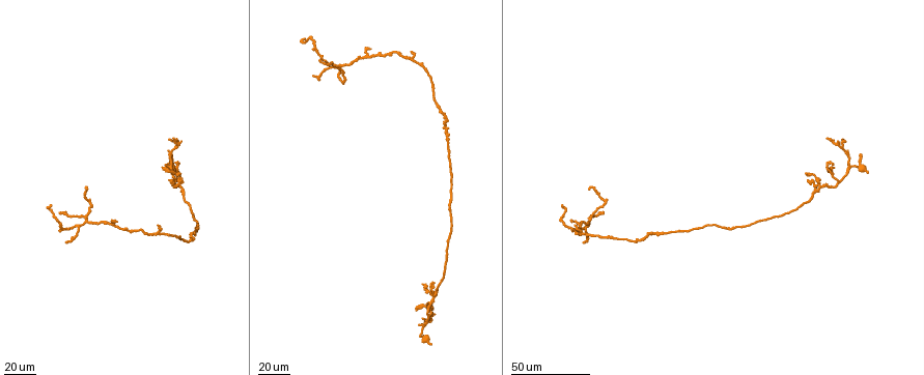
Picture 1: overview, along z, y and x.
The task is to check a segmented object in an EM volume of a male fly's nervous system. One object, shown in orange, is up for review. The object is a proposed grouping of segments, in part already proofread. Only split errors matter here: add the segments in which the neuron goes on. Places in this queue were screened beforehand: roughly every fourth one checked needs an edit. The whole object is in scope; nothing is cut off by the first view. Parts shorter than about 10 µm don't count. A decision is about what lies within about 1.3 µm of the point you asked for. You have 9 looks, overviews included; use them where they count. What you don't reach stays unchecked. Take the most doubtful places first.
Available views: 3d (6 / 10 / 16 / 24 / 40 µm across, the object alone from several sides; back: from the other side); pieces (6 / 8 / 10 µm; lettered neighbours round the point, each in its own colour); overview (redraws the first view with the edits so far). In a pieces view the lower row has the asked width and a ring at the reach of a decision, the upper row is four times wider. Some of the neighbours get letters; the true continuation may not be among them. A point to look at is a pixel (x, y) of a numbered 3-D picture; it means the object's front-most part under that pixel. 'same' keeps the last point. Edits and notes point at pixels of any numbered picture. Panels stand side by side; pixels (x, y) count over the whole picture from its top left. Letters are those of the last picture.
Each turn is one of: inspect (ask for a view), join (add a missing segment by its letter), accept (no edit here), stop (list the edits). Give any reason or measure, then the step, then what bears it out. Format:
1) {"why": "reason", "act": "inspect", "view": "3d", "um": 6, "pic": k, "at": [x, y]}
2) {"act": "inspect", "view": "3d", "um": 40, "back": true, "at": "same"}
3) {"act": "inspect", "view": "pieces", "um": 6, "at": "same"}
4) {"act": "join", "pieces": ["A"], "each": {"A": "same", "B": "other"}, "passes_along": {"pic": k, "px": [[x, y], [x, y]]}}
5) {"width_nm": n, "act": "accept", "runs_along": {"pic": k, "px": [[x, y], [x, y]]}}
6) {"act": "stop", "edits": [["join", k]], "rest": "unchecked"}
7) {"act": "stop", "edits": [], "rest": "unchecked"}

{"why": "an open end", "act": "inspect", "view": "3d", "um": 40, "pic": 1, "at": [418, 323]}

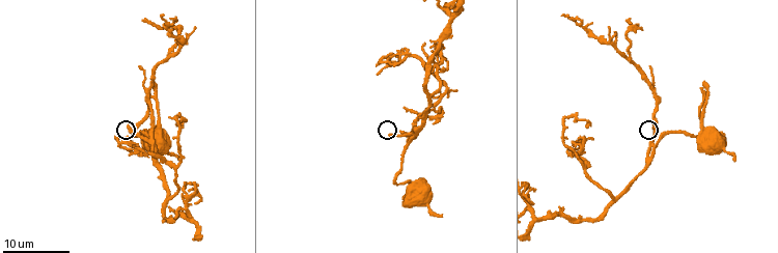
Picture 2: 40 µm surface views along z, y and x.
{"why": "closer look", "act": "inspect", "view": "3d", "um": 6, "pic": 2, "at": [128, 124]}

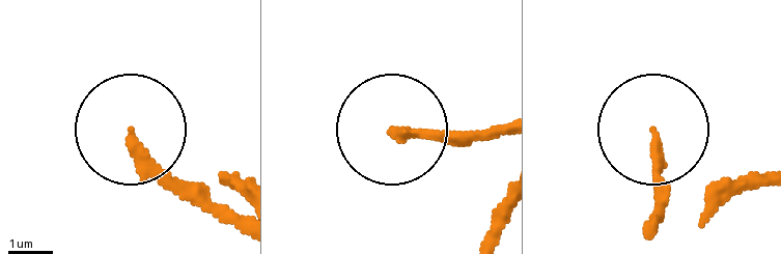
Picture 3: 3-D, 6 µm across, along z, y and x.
{"why": "see the neighbours", "act": "inspect", "view": "pieces", "um": 8, "pic": 3, "at": [134, 133]}

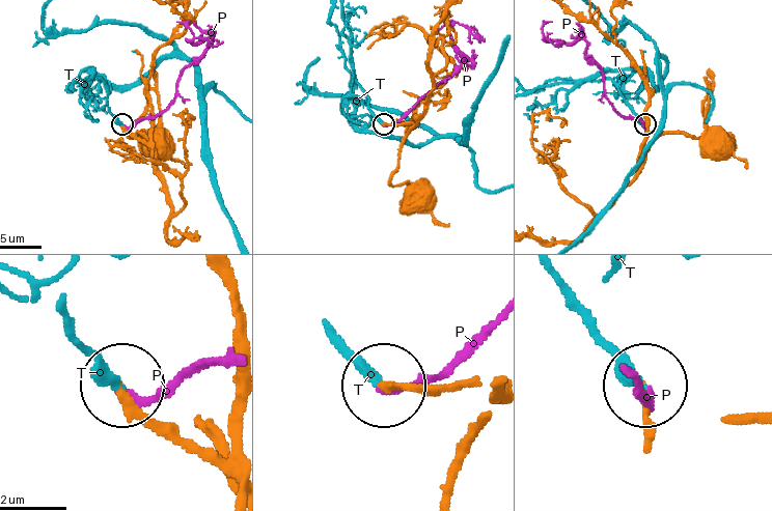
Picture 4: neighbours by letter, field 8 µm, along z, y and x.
{"act": "accept", "each": {"P": "other", "T": "other"}, "runs_along": {"pic": 4, "px": [[230, 471], [181, 446], [125, 390]]}, "found": "no lettered segment goes on from it"}

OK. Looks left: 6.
{"why": "branch stops here", "act": "inspect", "view": "3d", "um": 40, "pic": 1, "at": [59, 211]}

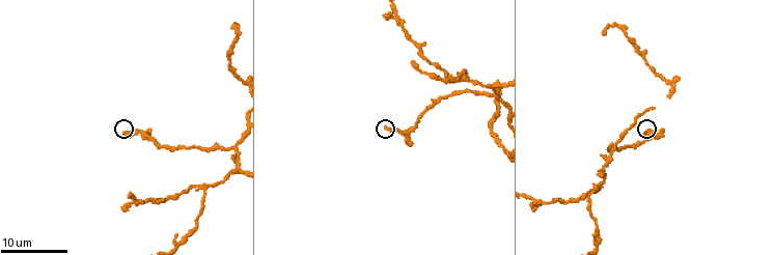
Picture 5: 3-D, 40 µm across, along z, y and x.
{"why": "see the neighbours", "act": "inspect", "view": "pieces", "um": 8, "pic": 5, "at": [385, 127]}

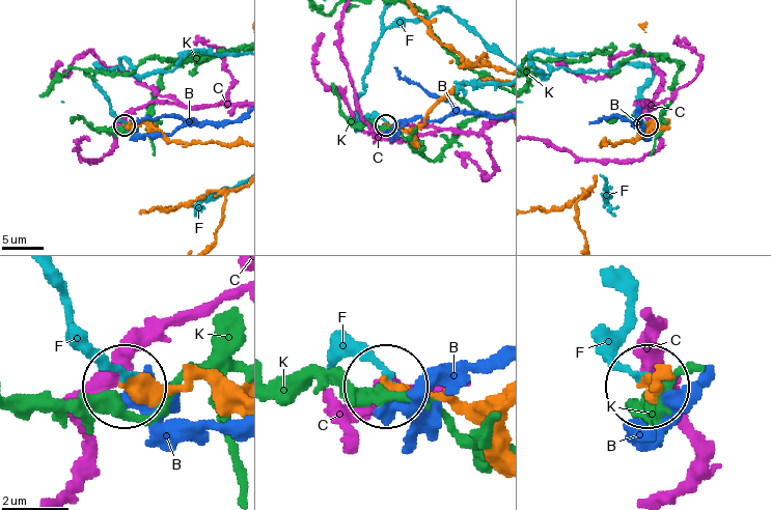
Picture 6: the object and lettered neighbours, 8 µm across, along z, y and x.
{"act": "accept", "each": {"B": "other", "C": "other", "F": "other", "K": "other"}, "runs_along": {"pic": 6, "px": [[237, 144], [180, 144], [144, 124], [125, 125]]}, "found": "no lettered segment goes on from it"}

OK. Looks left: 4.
{"act": "inspect", "view": "3d", "um": 16, "pic": 2, "at": [431, 52]}

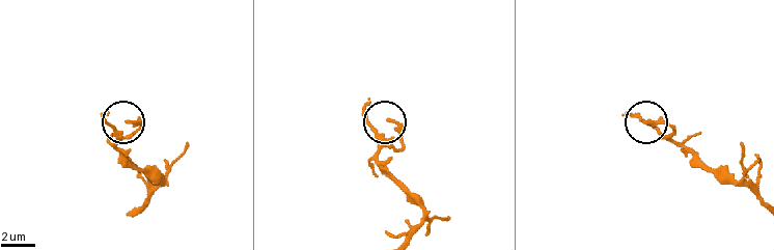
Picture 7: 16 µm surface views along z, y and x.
{"act": "inspect", "view": "pieces", "um": 8, "pic": 7, "at": [127, 123]}

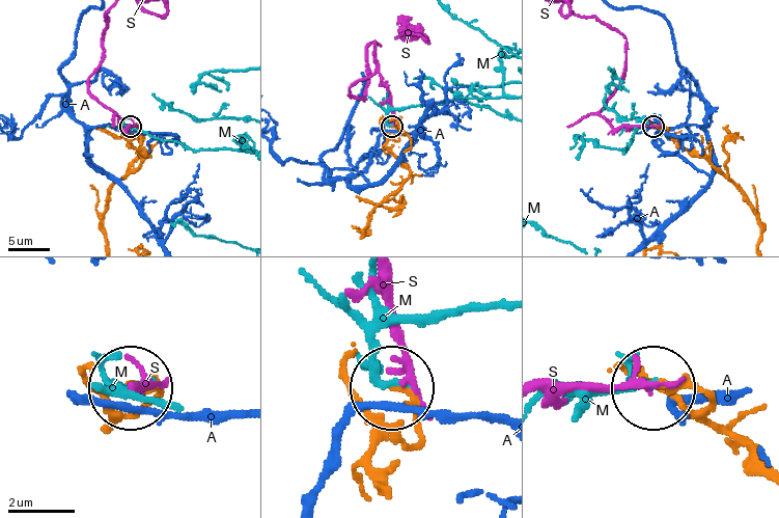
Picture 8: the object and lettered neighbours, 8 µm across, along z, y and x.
{"width_nm": 190, "act": "accept", "each": {"A": "other", "M": "other", "S": "other"}, "runs_along": {"pic": 8, "px": [[757, 213], [716, 167], [691, 155], [664, 127], [654, 126]]}, "found": "none of them fits"}

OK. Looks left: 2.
{"why": "stops while still wide", "act": "inspect", "view": "3d", "um": 24, "pic": 5, "at": [411, 62]}

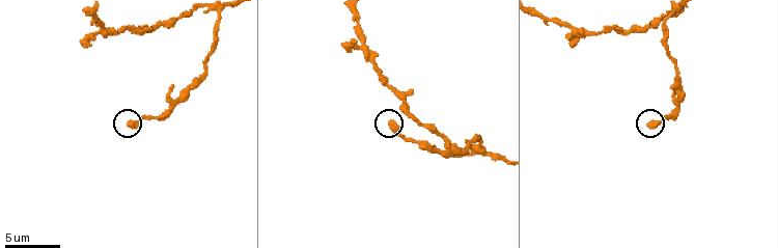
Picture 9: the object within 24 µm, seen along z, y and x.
{"act": "inspect", "view": "pieces", "um": 6, "pic": 9, "at": [650, 124]}

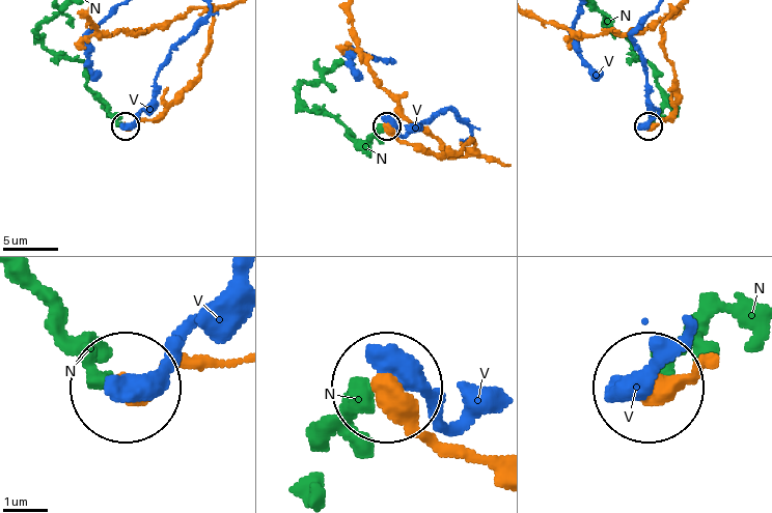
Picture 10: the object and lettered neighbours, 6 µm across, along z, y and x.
{"act": "accept", "each": {"N": "other", "V": "other"}, "runs_along": {"pic": 10, "px": [[498, 453], [453, 450], [390, 390]]}, "found": "no lettered segment goes on from it"}

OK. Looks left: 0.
{"act": "stop", "edits": [], "rest": "unchecked"}

